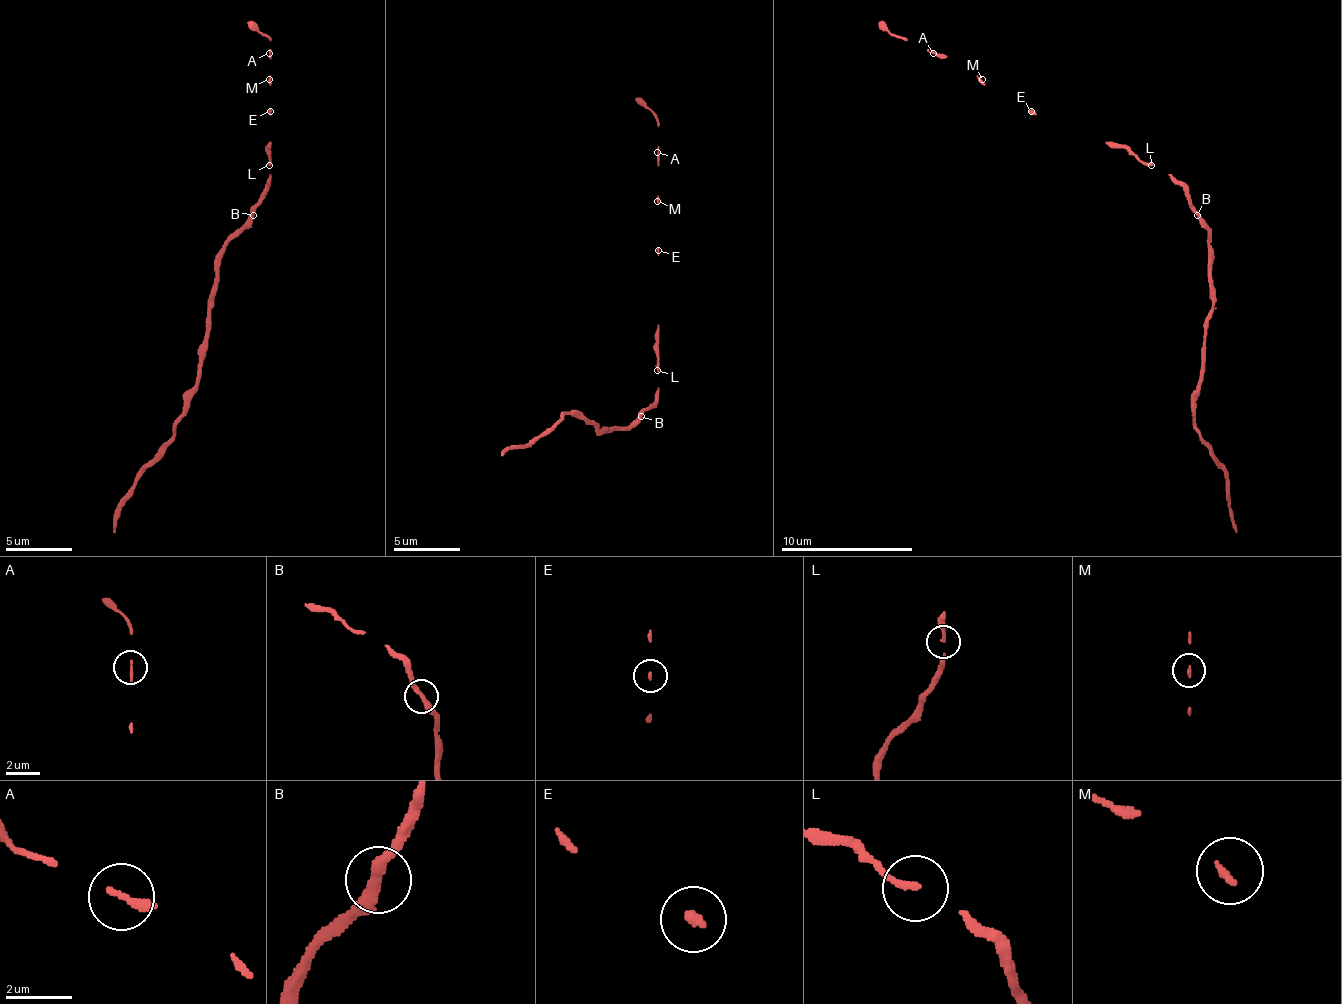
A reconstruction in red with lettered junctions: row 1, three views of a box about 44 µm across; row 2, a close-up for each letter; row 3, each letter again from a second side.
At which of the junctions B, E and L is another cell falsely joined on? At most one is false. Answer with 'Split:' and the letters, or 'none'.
Split: E

